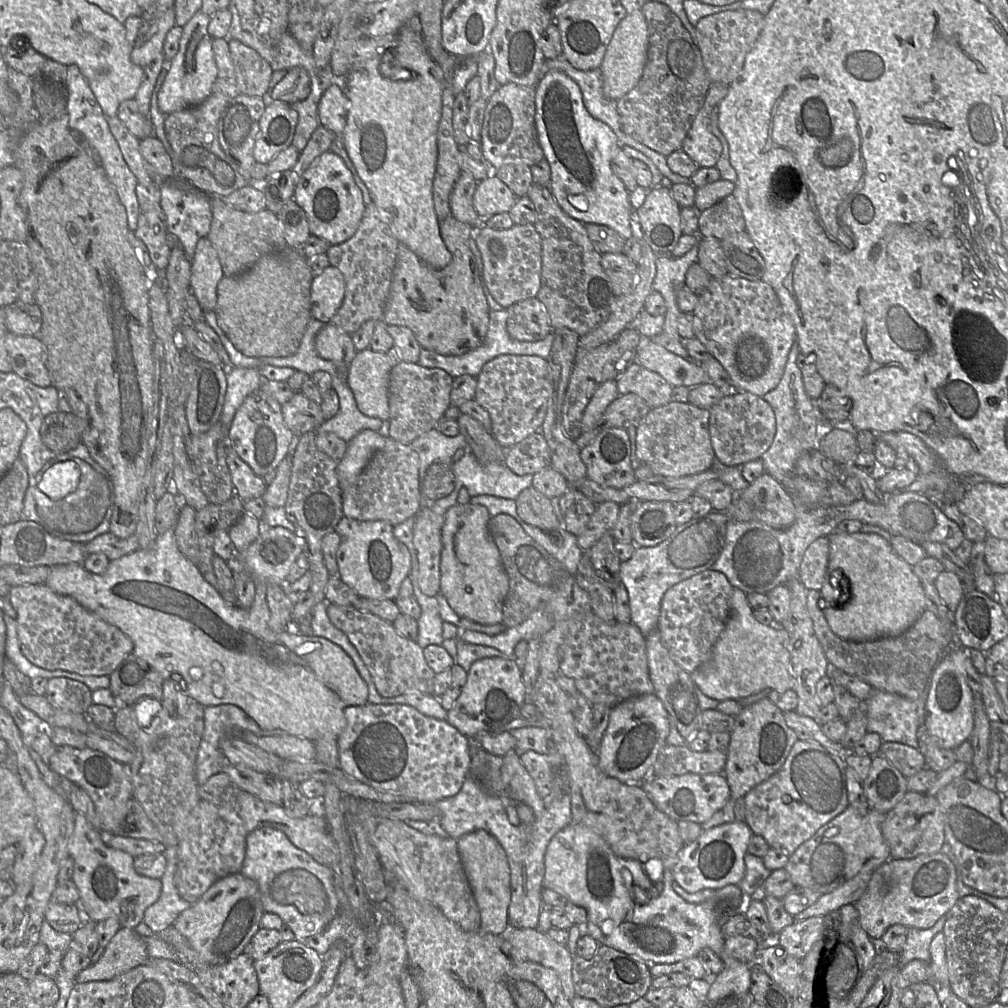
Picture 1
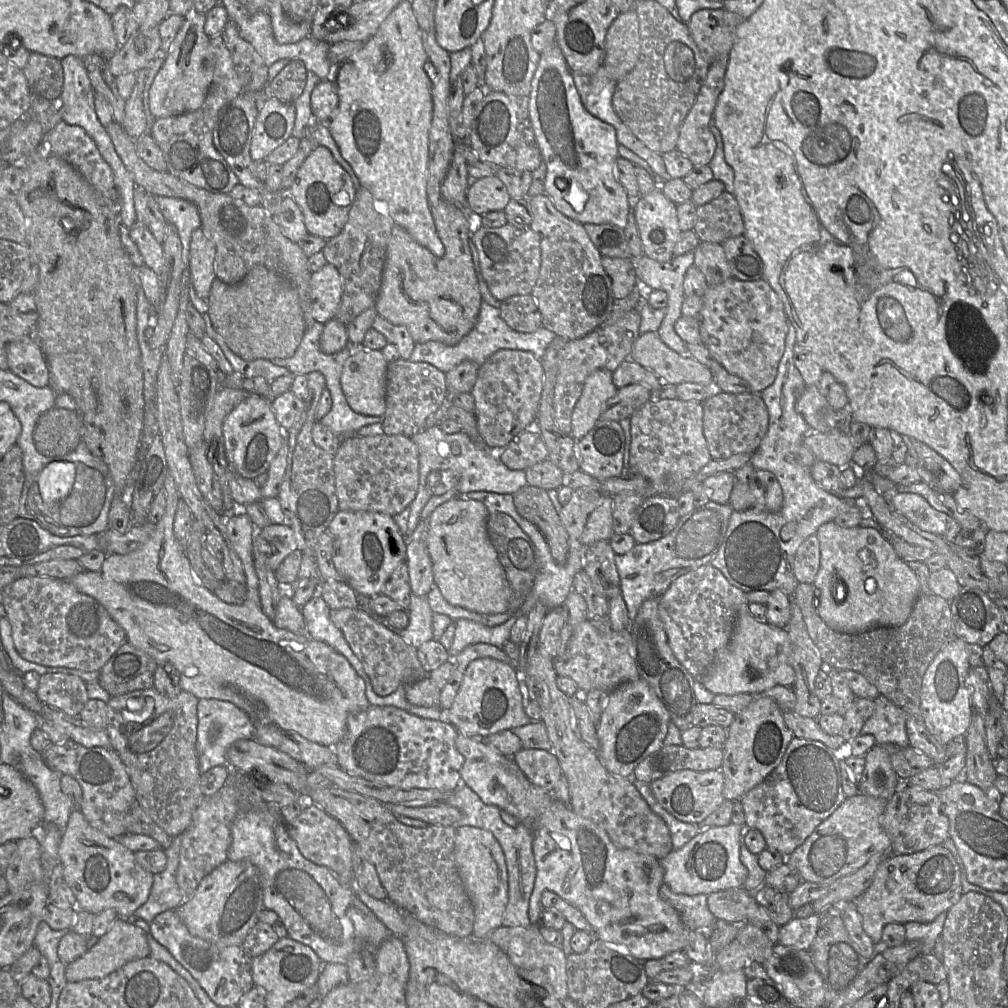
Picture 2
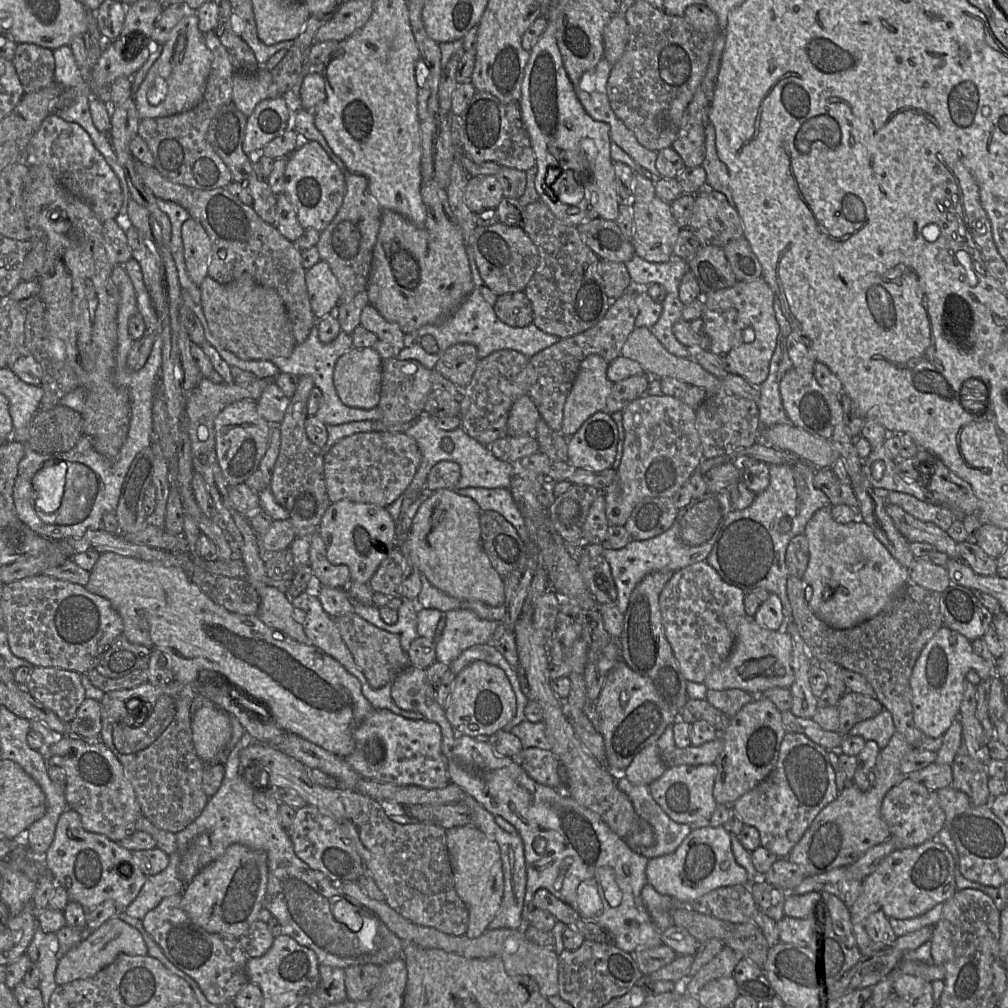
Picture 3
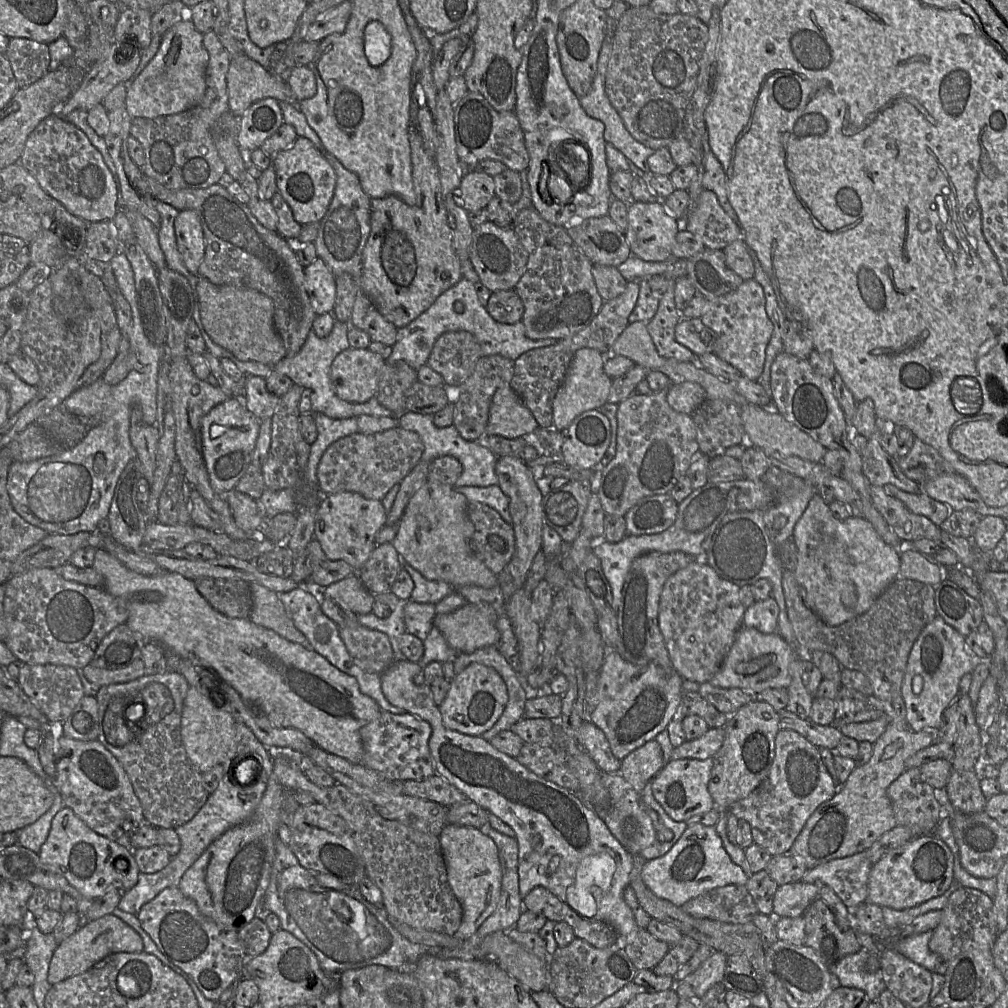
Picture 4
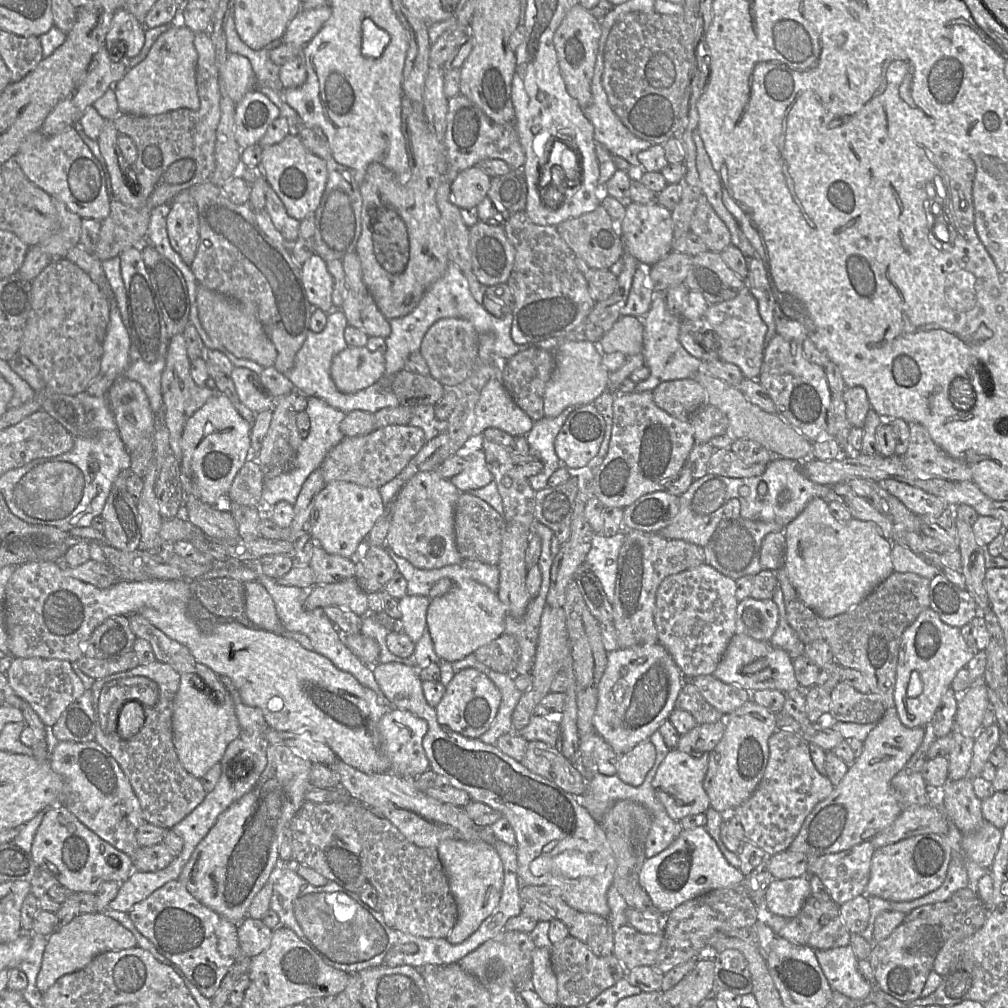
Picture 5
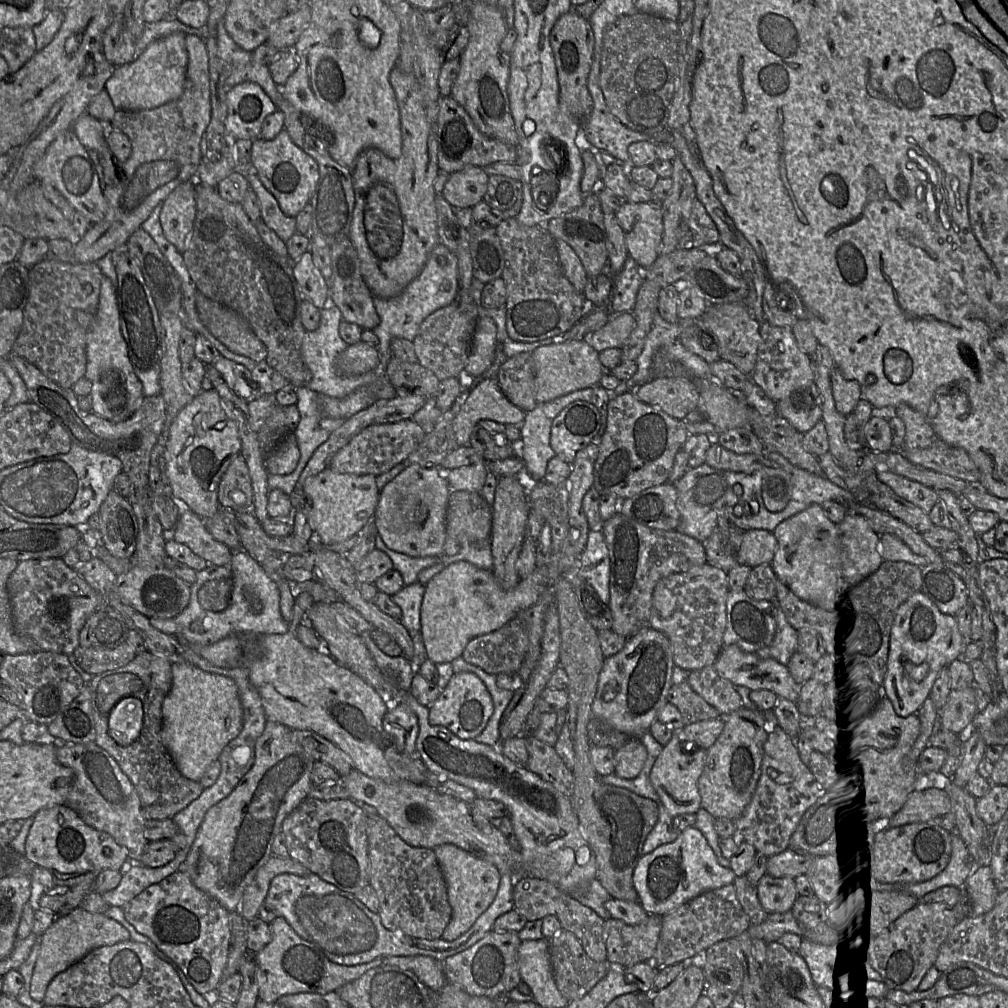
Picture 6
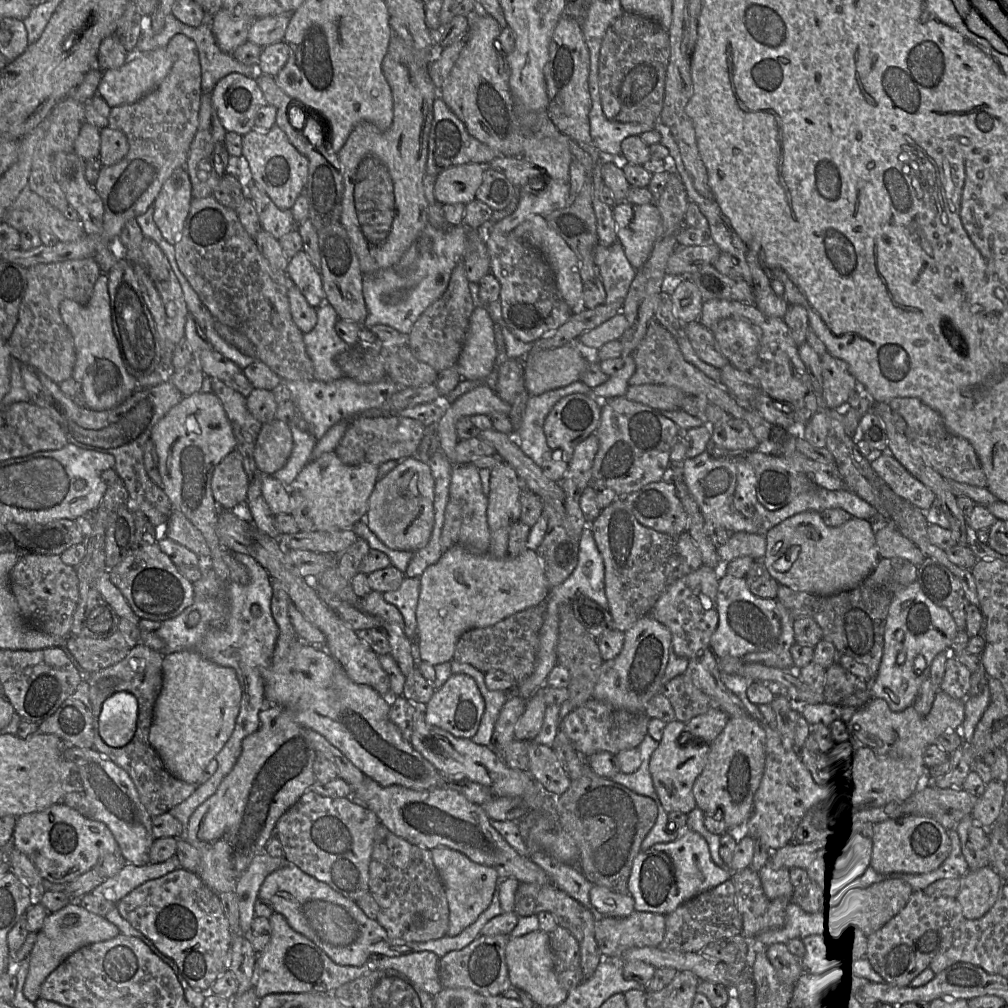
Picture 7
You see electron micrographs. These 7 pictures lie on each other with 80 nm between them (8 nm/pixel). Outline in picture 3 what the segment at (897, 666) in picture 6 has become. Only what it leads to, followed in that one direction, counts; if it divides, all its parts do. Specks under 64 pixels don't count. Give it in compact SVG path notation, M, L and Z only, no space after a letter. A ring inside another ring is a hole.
M942 626L921 651L910 677L914 723L925 737L942 738L958 718L969 671L976 672L980 683L997 675L996 668L973 651L968 639Z

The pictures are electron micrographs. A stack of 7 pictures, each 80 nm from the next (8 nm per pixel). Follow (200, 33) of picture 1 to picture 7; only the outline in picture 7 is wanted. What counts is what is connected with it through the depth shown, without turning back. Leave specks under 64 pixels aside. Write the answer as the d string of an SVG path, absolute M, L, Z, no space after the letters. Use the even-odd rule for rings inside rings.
M158 48L135 55L128 53L127 62L123 66L103 72L96 94L100 95L111 108L132 104L158 87L168 75L172 65L173 59L166 48Z

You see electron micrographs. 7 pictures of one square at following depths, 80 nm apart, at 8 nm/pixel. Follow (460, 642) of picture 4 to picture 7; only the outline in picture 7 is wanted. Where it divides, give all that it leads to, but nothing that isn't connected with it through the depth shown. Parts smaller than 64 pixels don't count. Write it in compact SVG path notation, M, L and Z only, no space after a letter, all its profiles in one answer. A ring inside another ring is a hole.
M460 544L445 551L440 559L428 566L421 576L416 608L417 649L419 658L432 666L451 662L460 636L474 628L492 626L499 621L544 601L549 592L544 562L534 550L526 549L516 557L496 558L490 553L474 553Z

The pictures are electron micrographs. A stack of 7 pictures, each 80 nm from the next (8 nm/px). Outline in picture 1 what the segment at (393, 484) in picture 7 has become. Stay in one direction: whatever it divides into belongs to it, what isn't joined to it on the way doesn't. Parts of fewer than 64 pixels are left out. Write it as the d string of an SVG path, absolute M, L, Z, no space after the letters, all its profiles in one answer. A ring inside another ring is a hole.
M459 503L444 513L441 532L440 593L457 614L484 625L503 622L503 601L509 589L500 552L489 532L490 518L485 506Z

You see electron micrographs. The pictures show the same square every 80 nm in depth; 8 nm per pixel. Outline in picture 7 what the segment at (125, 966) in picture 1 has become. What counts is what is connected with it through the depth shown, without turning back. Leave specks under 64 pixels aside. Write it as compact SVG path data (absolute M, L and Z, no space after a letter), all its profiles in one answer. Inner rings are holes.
M76 902L49 913L37 933L36 942L29 956L29 970L23 986L25 997L33 1003L36 1002L40 998L42 983L69 955L89 944L110 940L120 933L119 928L104 916L91 913Z

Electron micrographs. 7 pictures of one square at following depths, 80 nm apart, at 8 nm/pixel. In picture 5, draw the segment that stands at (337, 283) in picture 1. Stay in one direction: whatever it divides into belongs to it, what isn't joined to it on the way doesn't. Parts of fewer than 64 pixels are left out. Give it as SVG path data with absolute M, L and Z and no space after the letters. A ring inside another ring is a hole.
M313 254L301 264L301 277L311 304L324 312L329 311L334 306L333 278L325 260L318 254Z

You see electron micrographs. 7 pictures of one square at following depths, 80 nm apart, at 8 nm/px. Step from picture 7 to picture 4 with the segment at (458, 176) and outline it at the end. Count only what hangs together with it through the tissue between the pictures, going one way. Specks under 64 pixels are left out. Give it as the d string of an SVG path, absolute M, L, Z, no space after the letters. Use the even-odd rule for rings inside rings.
M474 170L467 171L457 189L458 201L468 212L485 209L494 196L493 177Z

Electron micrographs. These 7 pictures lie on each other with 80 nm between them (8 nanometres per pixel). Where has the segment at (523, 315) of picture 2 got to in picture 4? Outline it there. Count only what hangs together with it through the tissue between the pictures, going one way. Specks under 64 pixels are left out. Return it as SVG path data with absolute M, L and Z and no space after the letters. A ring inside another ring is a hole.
M514 290L492 292L486 309L493 319L505 324L521 321L524 312L523 302Z

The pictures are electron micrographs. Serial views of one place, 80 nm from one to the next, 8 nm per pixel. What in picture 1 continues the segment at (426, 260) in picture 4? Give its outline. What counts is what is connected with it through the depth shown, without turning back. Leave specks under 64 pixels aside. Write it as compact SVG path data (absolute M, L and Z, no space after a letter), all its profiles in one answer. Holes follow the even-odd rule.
M449 216L439 222L439 228L452 254L451 262L443 269L434 269L399 243L383 320L387 325L408 327L422 348L442 355L460 356L483 344L490 308L468 243L473 227Z

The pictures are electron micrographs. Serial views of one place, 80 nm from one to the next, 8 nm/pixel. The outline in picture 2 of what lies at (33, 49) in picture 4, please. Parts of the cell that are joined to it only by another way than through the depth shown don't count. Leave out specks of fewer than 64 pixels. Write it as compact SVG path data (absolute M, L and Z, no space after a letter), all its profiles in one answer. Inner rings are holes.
M31 52L22 71L33 96L41 96L47 100L60 97L64 74L59 59Z

